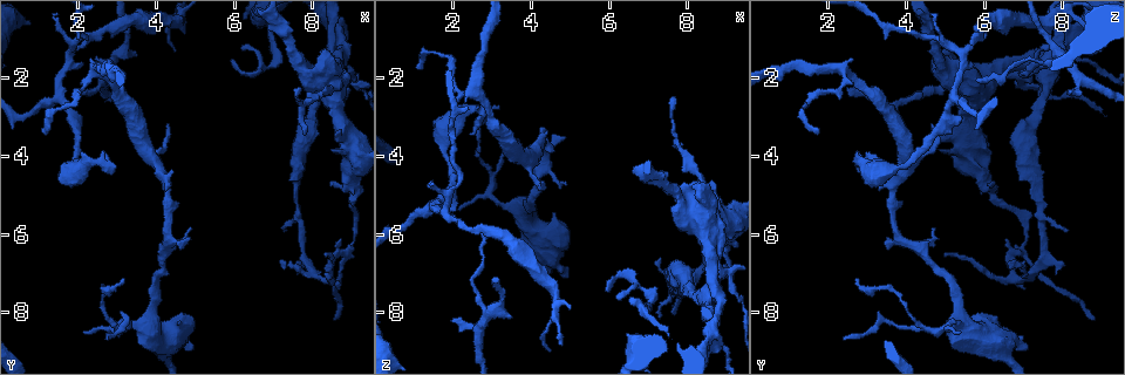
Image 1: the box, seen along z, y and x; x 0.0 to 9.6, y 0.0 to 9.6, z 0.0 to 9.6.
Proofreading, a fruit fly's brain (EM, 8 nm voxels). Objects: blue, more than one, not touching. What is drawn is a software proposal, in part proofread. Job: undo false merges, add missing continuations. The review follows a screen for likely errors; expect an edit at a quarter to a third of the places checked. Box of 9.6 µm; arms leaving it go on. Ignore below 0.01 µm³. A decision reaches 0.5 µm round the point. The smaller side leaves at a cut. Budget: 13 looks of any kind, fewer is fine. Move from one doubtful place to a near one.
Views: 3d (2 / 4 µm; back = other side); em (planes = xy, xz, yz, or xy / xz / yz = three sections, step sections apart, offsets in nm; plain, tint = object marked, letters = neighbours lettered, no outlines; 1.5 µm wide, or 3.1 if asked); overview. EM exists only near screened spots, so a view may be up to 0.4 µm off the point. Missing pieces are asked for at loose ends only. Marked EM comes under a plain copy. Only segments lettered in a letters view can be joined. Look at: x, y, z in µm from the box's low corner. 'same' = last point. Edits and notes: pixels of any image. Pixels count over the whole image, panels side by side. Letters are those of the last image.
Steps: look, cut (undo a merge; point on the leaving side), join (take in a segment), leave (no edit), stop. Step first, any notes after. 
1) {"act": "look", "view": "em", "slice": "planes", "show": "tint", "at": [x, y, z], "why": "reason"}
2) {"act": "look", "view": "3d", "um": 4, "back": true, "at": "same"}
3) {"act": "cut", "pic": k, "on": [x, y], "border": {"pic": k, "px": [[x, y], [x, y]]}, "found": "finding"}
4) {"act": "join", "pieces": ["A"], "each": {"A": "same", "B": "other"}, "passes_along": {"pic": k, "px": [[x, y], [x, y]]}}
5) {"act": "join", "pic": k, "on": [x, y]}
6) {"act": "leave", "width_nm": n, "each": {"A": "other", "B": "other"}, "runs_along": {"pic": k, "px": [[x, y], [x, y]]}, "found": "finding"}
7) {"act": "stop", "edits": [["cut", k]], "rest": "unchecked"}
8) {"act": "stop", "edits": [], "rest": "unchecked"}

{"act": "look", "view": "em", "slice": "planes", "show": "tint", "at": [8.95, 6.35, 6.95], "why": "arms part here"}

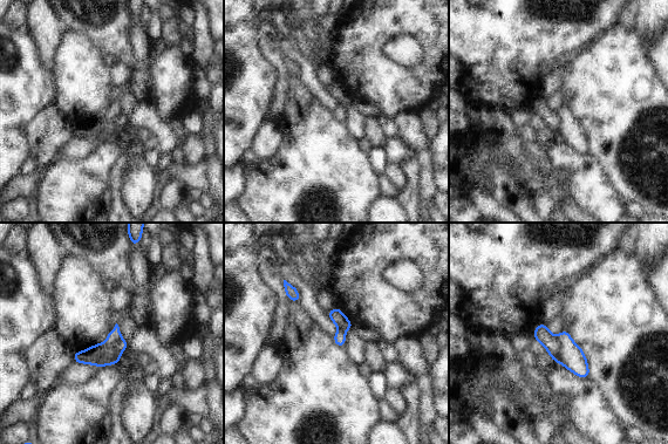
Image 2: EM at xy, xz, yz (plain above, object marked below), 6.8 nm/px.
{"act": "look", "view": "em", "slice": "planes", "show": "letters", "at": "same"}

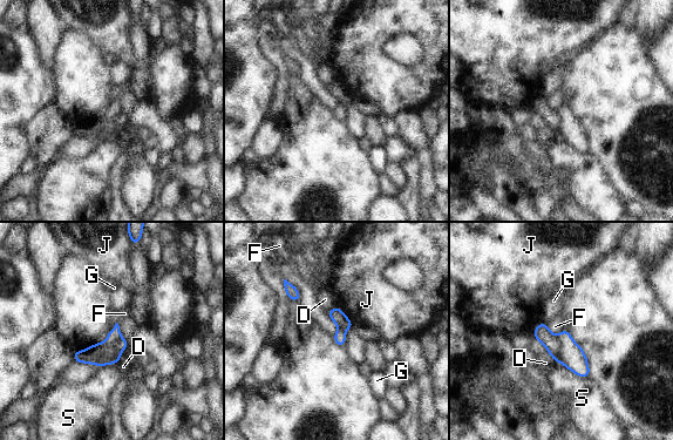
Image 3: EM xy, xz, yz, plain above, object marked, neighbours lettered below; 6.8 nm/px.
{"act": "cut", "pic": 3, "on": [552, 343], "each": {"D": "other", "F": "other", "G": "other", "J": "other", "S": "other"}, "border": {"pic": 3, "px": [[557, 336], [561, 342], [558, 360]]}, "found": "two neurons meet here"}

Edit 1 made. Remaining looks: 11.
{"act": "look", "view": "em", "slice": "planes", "show": "tint", "at": [2.15, 1.60, 5.65], "why": "free end"}

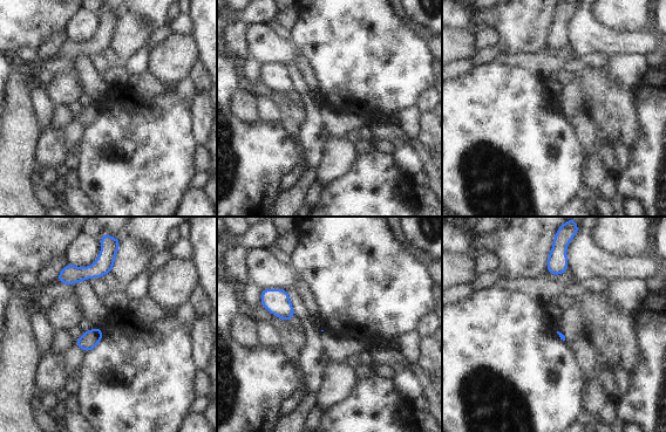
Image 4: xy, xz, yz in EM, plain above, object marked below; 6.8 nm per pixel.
{"act": "look", "view": "em", "slice": "planes", "show": "letters", "at": "same"}

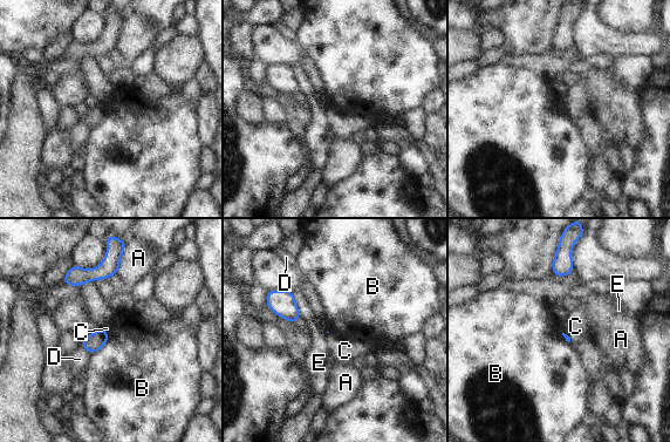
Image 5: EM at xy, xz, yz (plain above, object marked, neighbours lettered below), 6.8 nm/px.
{"act": "leave", "each": {"A": "other", "B": "other", "C": "other", "D": "other", "E": "other"}, "border": {"pic": 5, "px": [[109, 332], [107, 341], [91, 354]]}, "found": "no lettered segment goes on from it"}

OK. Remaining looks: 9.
{"act": "look", "view": "em", "slice": "xz", "step": 8, "show": "tint", "at": [2.95, 8.45, 4.50], "why": "three arms meet"}

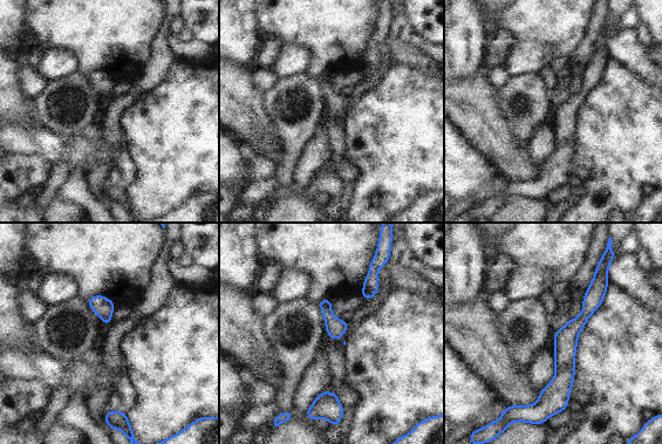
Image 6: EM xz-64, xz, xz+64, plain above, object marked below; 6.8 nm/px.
{"act": "look", "view": "em", "slice": "planes", "show": "letters", "at": "same", "why": "cut it another way"}

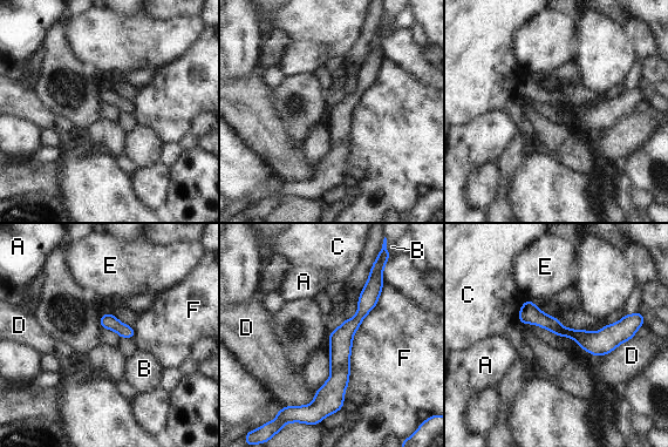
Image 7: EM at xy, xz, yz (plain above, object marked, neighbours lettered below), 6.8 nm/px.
{"act": "leave", "each": {"A": "other", "B": "other", "C": "other", "D": "other", "E": "other", "F": "other"}, "border": {"pic": 7, "px": [[383, 284], [353, 337], [347, 387]]}, "found": "all the same neuron"}

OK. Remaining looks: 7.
{"act": "stop", "edits": [["cut", 3]], "rest": "unchecked"}

